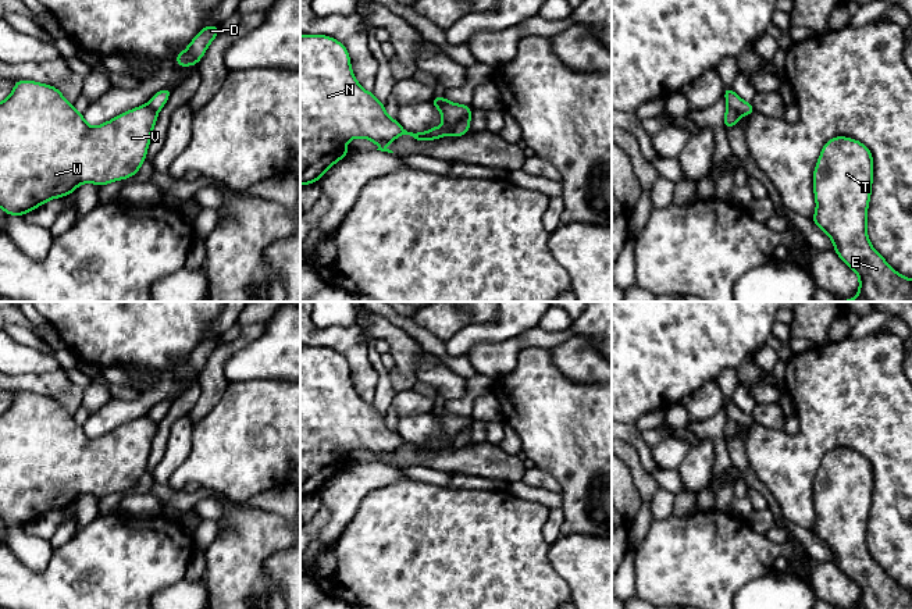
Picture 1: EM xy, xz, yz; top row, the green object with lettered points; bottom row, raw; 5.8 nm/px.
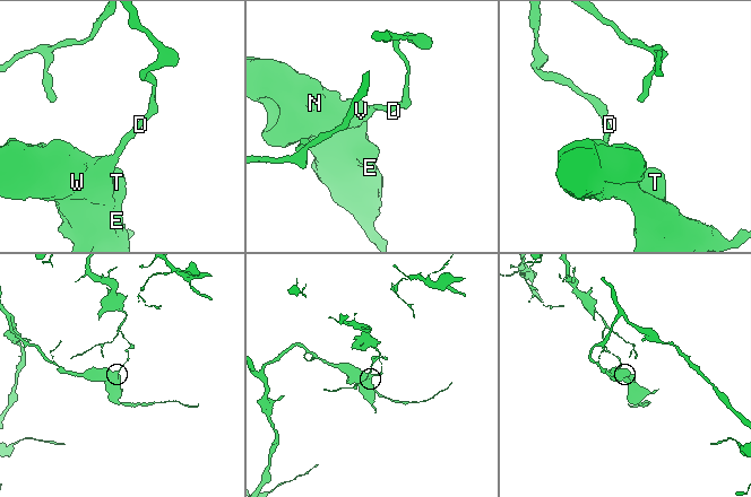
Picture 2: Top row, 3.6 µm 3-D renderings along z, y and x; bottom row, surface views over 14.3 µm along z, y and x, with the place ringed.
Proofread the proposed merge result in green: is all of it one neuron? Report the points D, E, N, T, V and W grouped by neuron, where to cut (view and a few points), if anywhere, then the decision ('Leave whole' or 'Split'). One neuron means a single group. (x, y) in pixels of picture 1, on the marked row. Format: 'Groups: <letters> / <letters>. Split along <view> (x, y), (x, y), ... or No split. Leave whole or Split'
Groups: D / E N T V W. Split along xz (471, 109), (451, 132). Split

